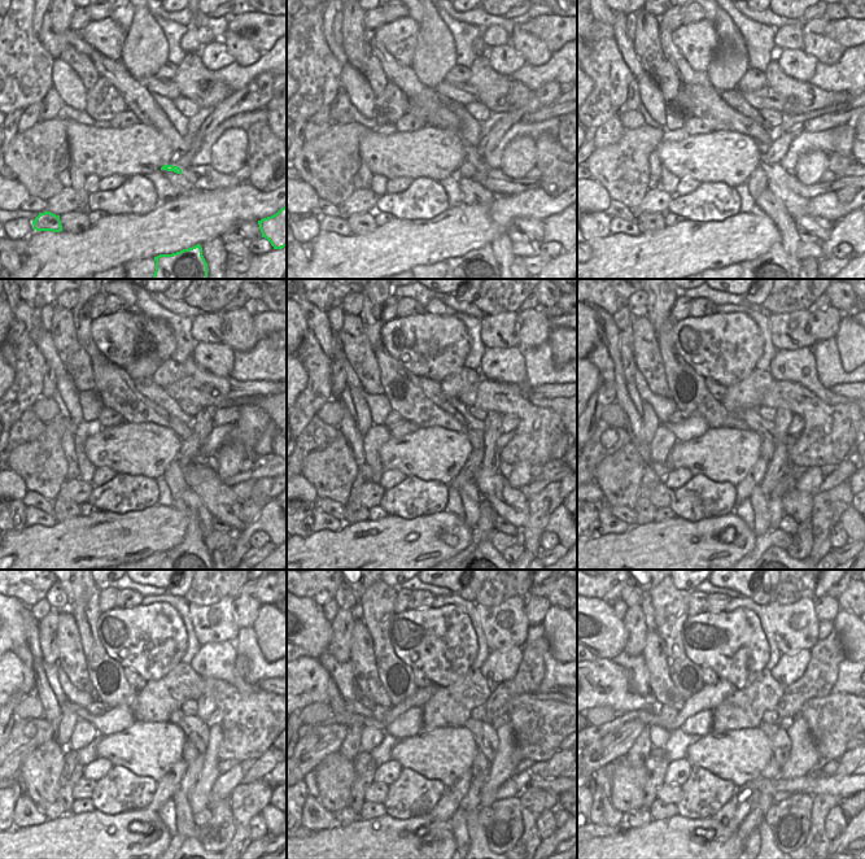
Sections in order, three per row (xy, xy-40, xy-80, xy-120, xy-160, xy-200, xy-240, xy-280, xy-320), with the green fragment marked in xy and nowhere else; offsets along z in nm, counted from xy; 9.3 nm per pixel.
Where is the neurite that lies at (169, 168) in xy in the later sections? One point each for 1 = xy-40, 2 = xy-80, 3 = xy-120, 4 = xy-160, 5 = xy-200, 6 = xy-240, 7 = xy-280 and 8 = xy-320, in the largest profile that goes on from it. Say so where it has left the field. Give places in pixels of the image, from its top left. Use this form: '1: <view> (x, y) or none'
1: xy-40 (467, 170)
2: xy-80 (756, 183)
3: xy-120 (174, 475)
4: xy-160 (470, 495)
5: xy-200 (759, 501)
6: xy-240 (184, 822)
7: xy-280 (476, 831)
8: xy-320 (765, 831)

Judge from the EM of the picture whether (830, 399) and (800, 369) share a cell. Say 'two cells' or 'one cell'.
one cell

